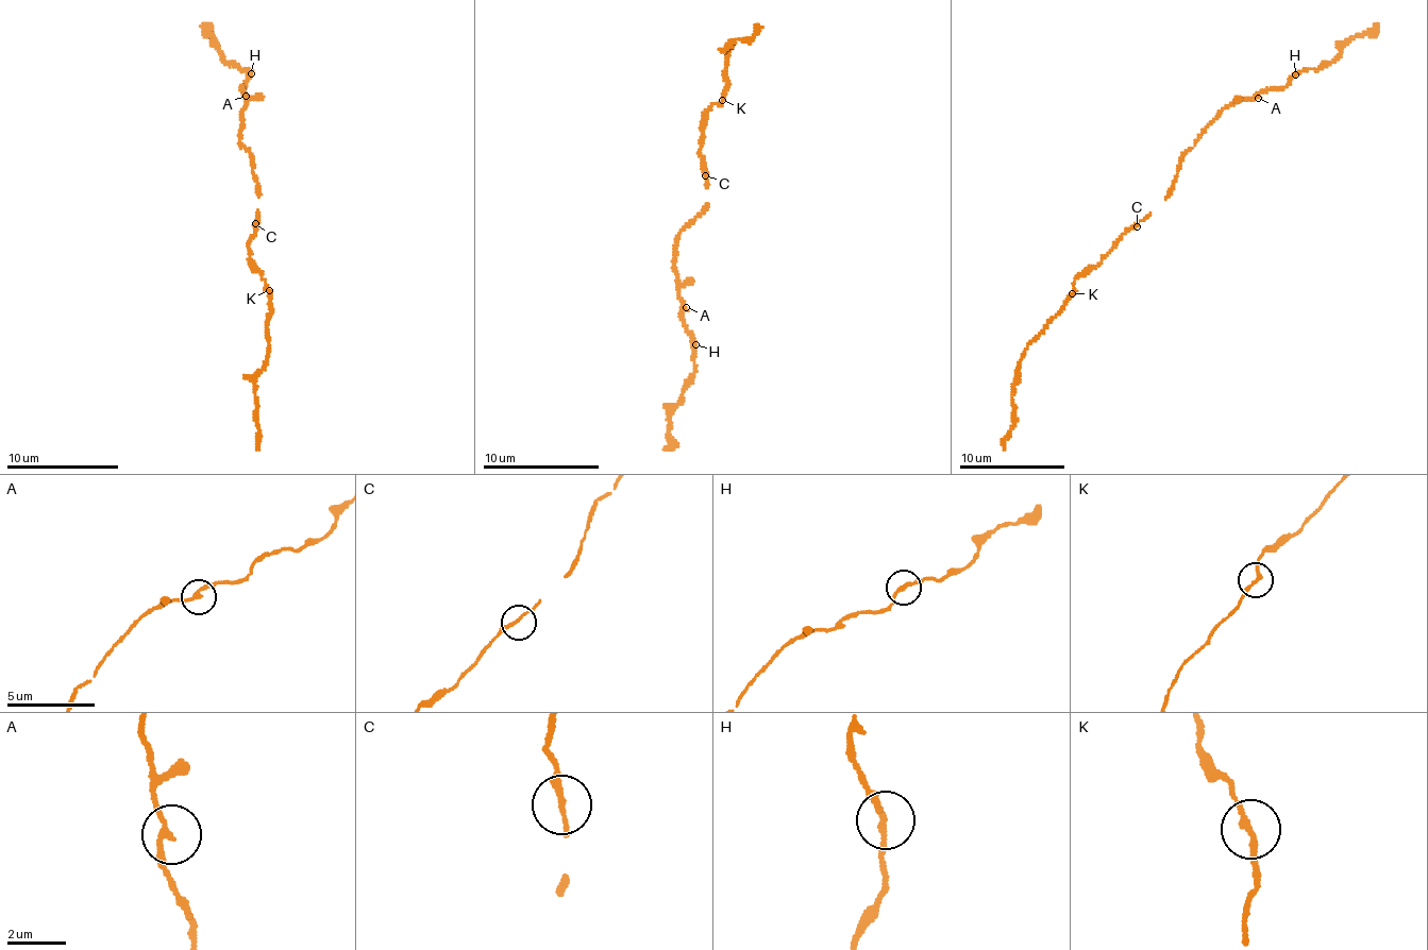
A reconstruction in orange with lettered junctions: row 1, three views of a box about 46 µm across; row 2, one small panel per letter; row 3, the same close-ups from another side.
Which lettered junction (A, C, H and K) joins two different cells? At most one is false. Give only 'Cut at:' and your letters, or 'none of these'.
Cut at: none of these

